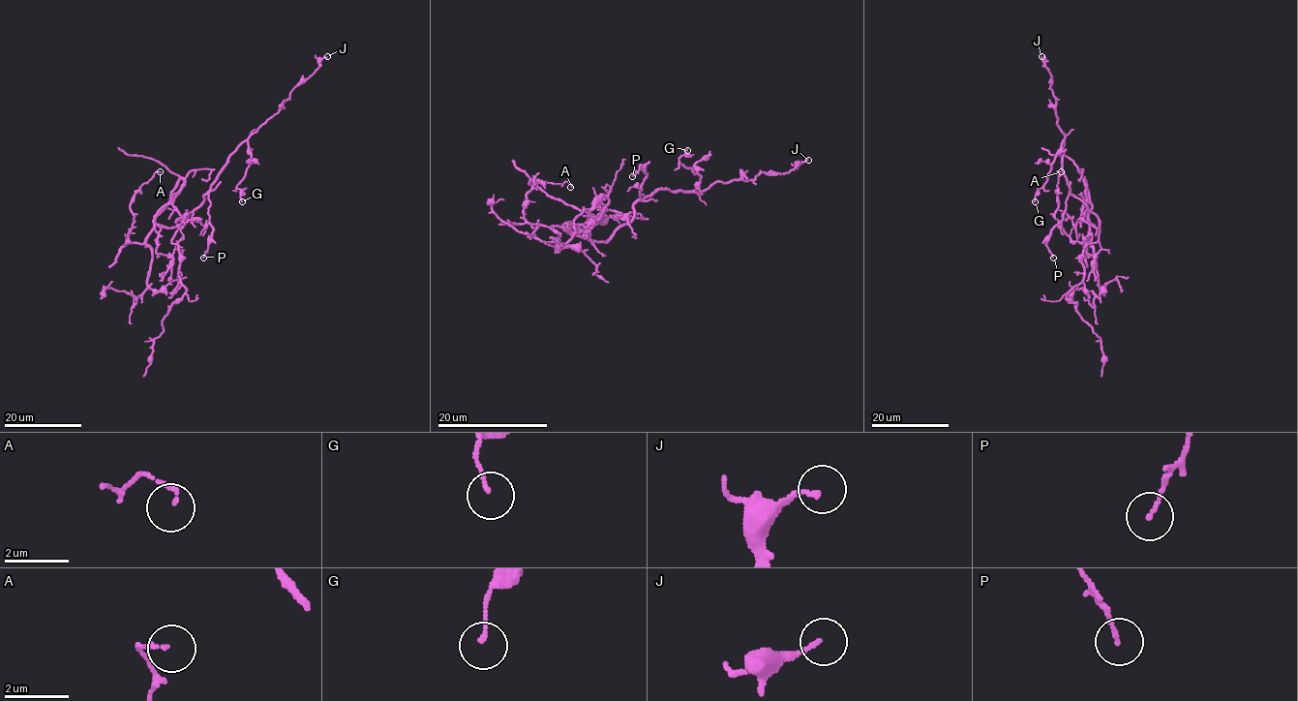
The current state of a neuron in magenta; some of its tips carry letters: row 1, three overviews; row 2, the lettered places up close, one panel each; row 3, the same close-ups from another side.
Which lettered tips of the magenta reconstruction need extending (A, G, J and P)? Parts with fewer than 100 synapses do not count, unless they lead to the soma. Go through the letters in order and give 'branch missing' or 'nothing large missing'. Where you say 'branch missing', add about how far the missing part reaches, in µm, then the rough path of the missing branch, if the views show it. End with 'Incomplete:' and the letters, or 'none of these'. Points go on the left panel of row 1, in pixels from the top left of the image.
A: nothing large missing
G: nothing large missing
J: nothing large missing
P: nothing large missing
Incomplete: none of these

